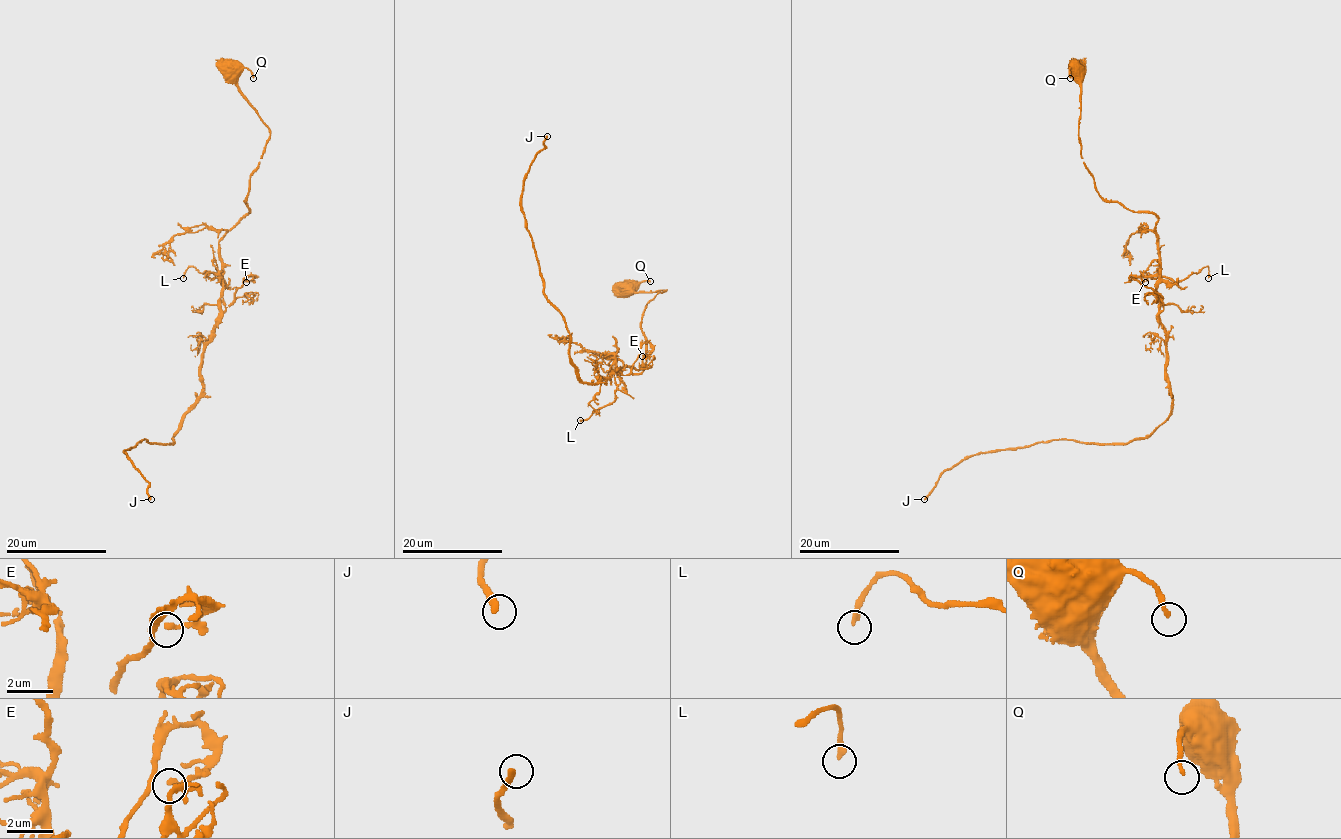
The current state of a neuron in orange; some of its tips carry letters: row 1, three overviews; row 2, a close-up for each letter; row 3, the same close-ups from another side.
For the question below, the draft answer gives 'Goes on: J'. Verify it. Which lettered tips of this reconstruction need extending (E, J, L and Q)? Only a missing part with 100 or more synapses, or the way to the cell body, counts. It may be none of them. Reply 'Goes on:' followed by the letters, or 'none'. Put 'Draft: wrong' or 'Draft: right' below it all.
Goes on: J
Draft: right

